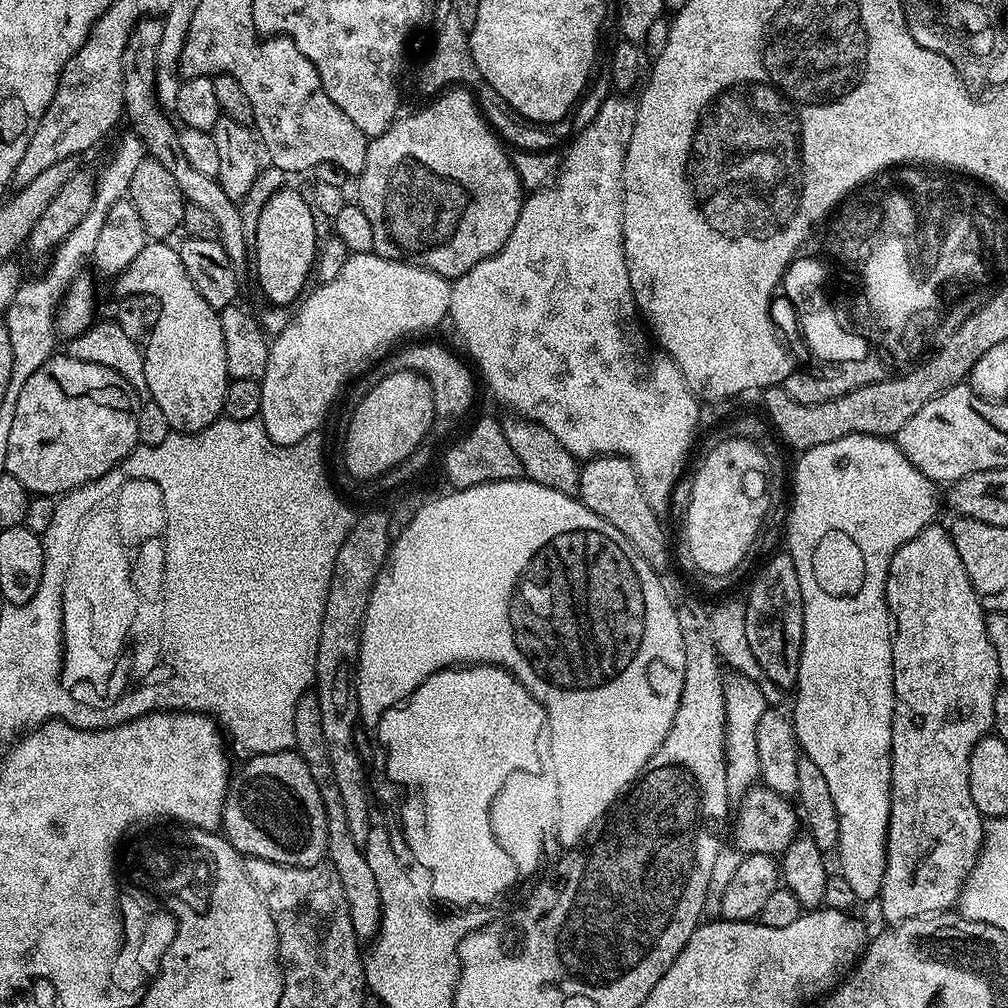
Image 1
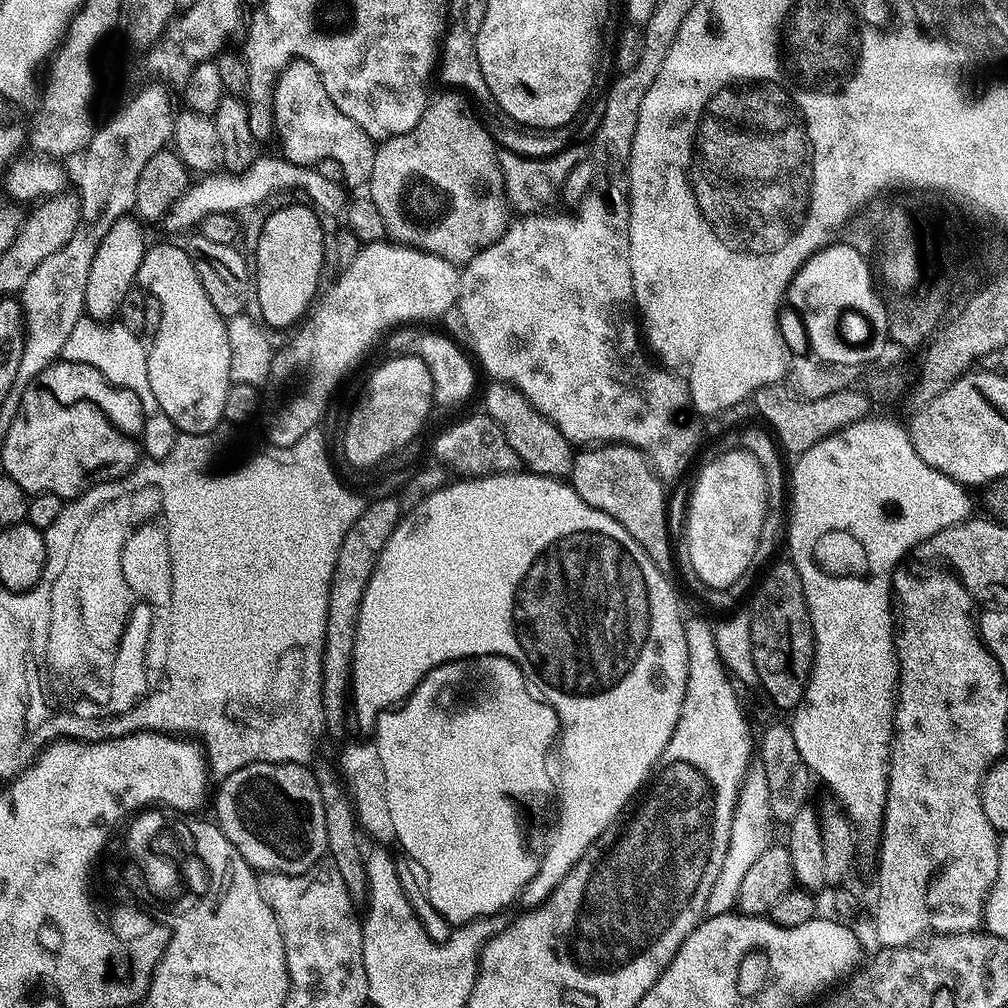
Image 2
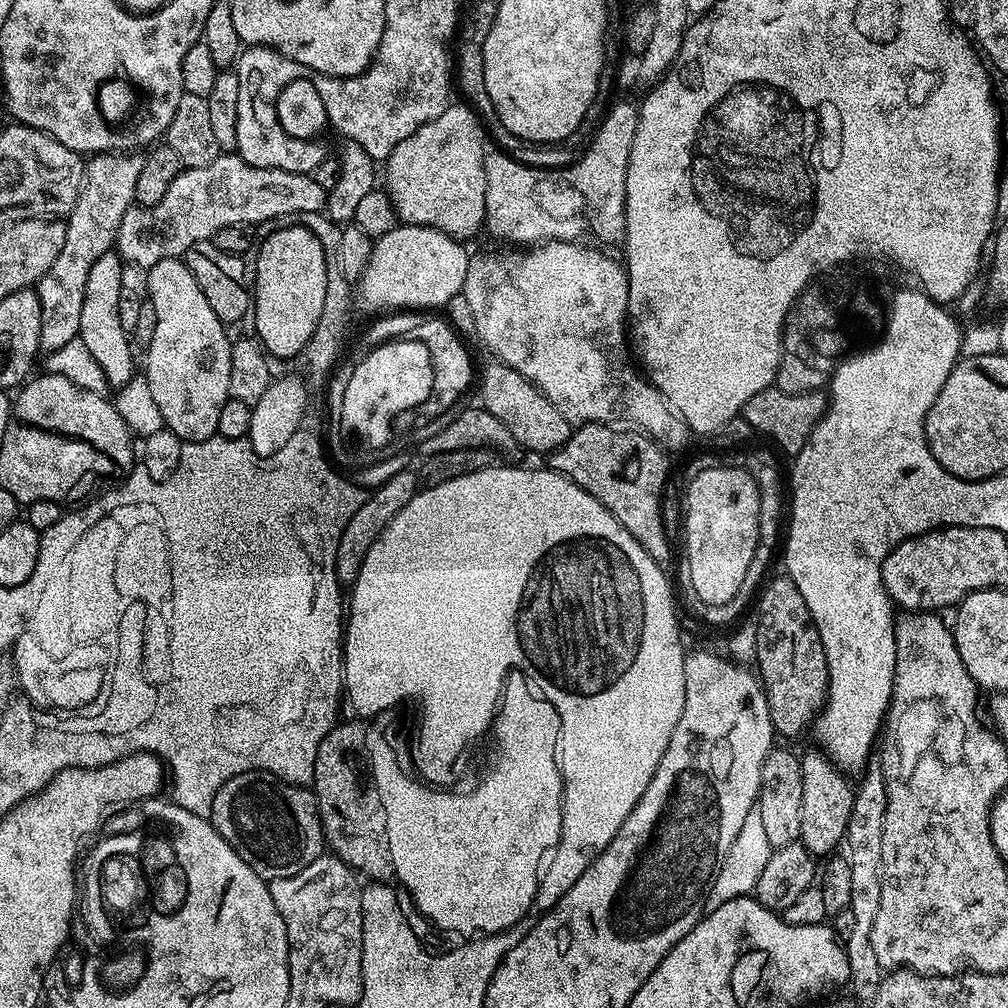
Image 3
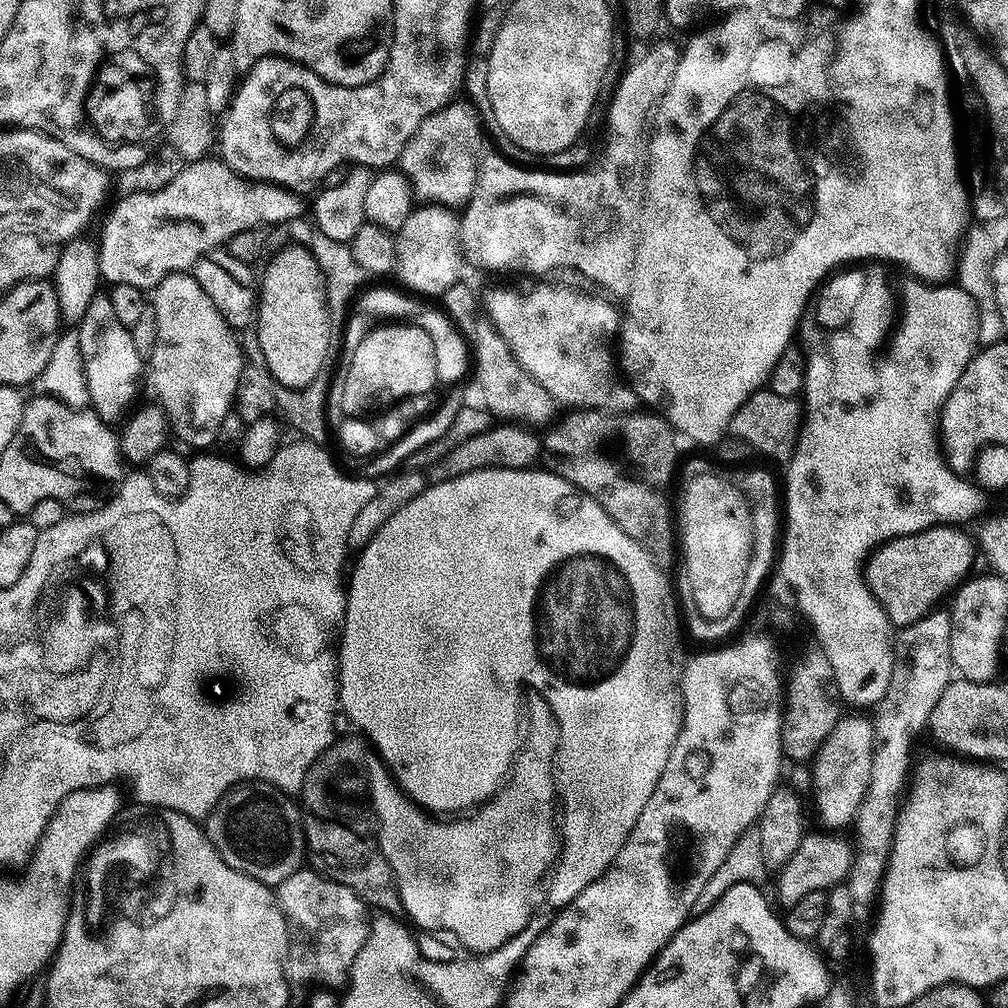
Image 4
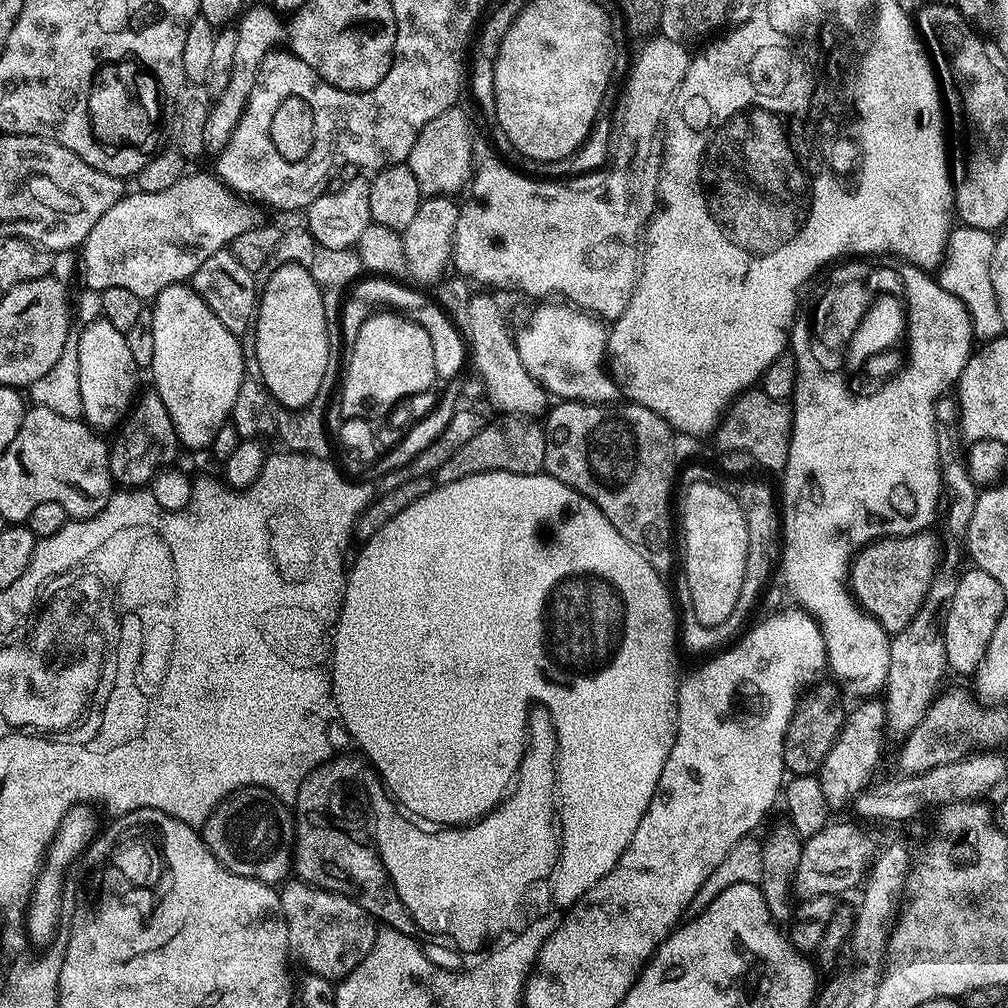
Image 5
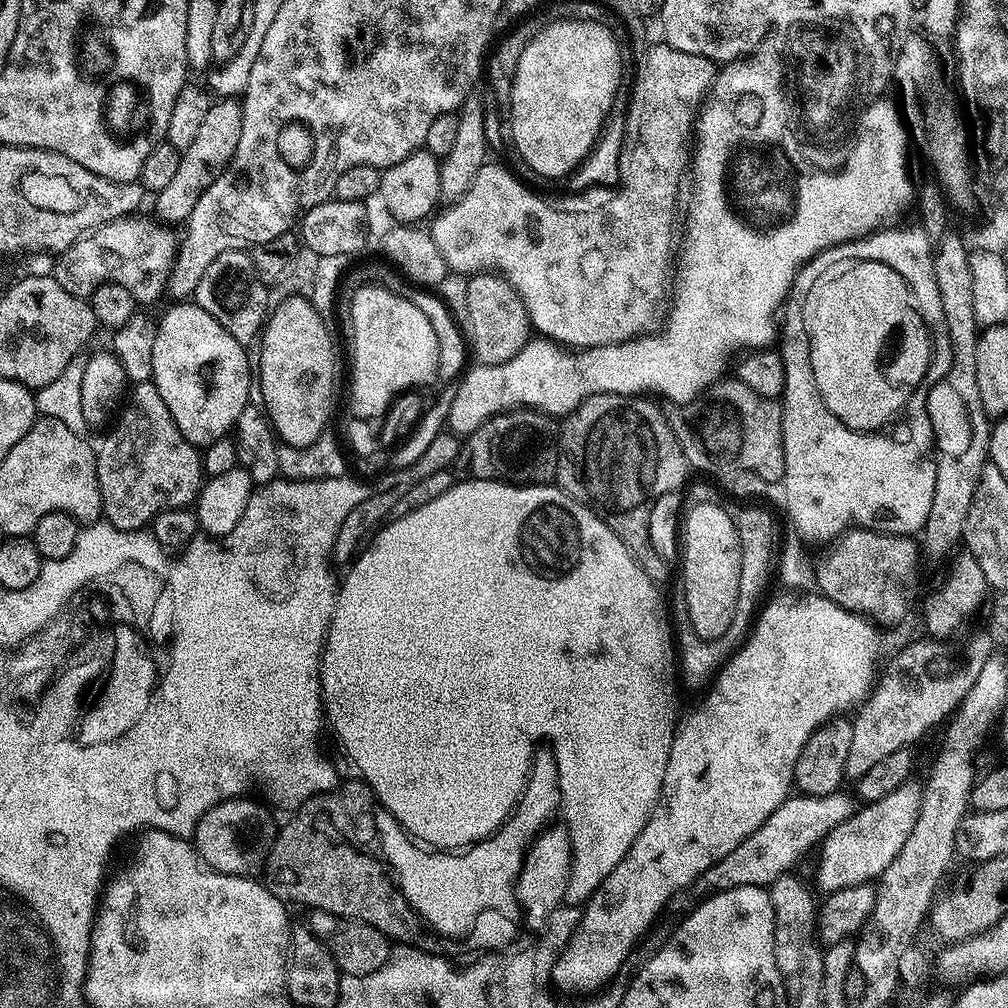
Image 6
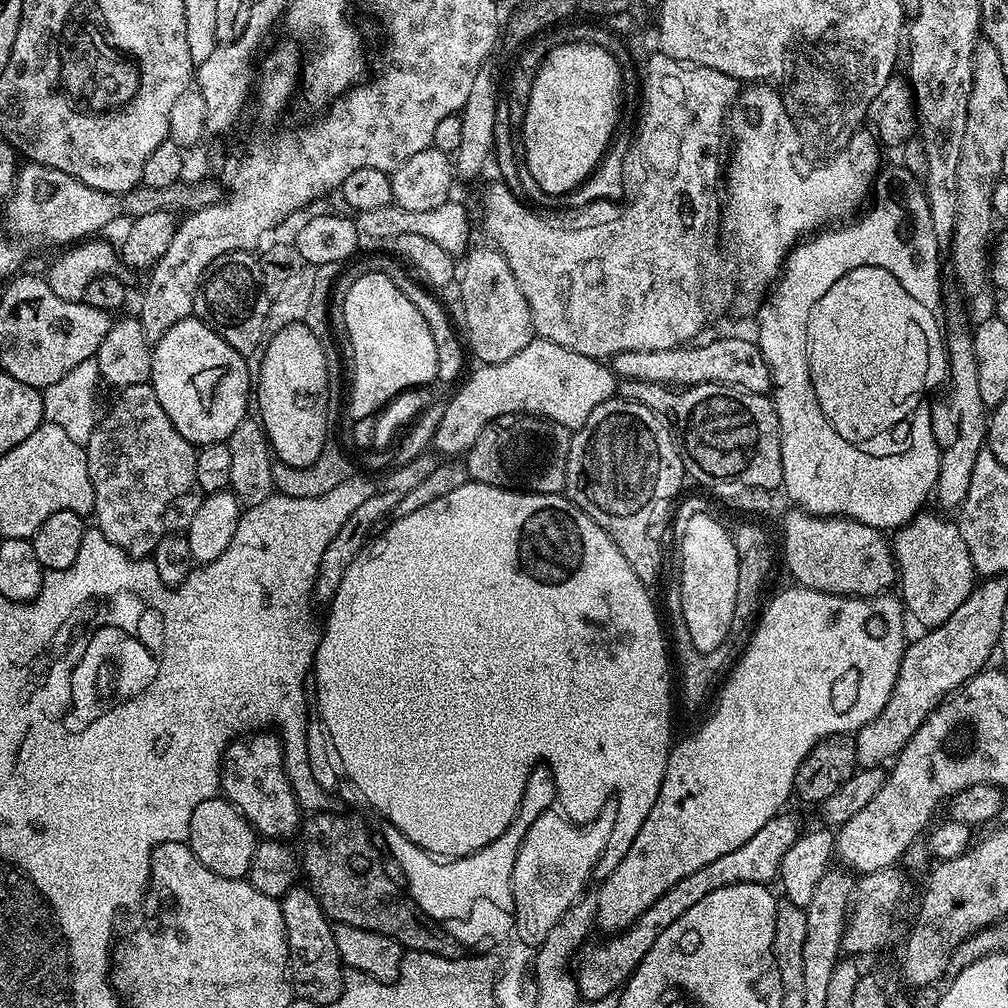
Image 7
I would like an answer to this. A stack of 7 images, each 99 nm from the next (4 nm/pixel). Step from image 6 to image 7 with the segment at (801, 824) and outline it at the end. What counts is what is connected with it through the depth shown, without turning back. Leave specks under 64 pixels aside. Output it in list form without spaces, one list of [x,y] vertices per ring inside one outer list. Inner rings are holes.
[[[788,810],[781,811],[779,816],[770,818],[770,822],[766,822],[766,826],[762,826],[762,830],[754,834],[754,838],[742,842],[738,850],[730,850],[730,854],[722,854],[722,858],[702,866],[702,870],[686,874],[682,882],[674,882],[674,886],[670,886],[670,890],[666,890],[666,894],[662,894],[662,898],[658,898],[658,902],[654,902],[654,906],[643,912],[629,928],[609,935],[604,941],[596,940],[588,945],[585,943],[574,960],[577,993],[585,1000],[606,998],[608,994],[615,993],[642,962],[650,946],[658,942],[658,934],[662,934],[666,926],[678,922],[678,918],[682,918],[682,914],[686,914],[690,906],[702,902],[706,894],[714,894],[714,890],[722,890],[735,884],[767,885],[772,882],[768,880],[775,881],[780,874],[782,858],[786,857],[786,852],[799,839],[801,833],[799,818],[791,816]]]

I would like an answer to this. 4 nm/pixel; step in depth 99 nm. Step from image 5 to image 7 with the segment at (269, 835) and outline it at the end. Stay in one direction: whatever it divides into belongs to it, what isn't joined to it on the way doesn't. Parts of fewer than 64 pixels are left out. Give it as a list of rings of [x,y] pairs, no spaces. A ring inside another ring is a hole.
[[[213,798],[201,802],[190,814],[190,830],[186,841],[192,853],[206,866],[222,878],[239,880],[247,877],[250,862],[256,853],[258,833],[251,822],[240,813],[227,798]]]

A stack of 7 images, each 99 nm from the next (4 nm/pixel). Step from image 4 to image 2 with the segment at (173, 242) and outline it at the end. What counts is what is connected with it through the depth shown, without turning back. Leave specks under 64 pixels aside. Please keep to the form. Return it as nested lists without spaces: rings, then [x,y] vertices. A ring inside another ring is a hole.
[[[261,155],[256,163],[241,172],[217,170],[201,175],[197,180],[200,180],[197,184],[196,181],[189,183],[187,190],[165,214],[162,227],[166,231],[184,232],[187,228],[195,229],[210,214],[241,214],[240,212],[246,211],[247,208],[256,208],[260,204],[260,192],[264,196],[276,196],[279,192],[301,192],[305,196],[301,197],[315,208],[317,213],[325,212],[337,217],[345,211],[350,200],[344,184],[329,182],[323,174],[318,174],[314,166],[292,164],[283,158],[275,160],[272,156]]]

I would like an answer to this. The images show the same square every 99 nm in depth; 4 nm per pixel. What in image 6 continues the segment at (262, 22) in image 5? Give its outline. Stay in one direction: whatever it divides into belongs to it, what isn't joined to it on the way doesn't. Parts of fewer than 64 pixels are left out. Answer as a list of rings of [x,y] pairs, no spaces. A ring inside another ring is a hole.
[[[220,98],[212,103],[210,110],[206,110],[206,119],[202,121],[194,142],[190,142],[190,146],[181,151],[173,180],[161,192],[155,193],[155,215],[161,221],[172,224],[178,220],[187,221],[198,198],[202,198],[206,189],[228,168],[228,163],[234,158],[234,150],[238,150],[238,138],[242,138],[243,109],[243,103],[239,99]]]

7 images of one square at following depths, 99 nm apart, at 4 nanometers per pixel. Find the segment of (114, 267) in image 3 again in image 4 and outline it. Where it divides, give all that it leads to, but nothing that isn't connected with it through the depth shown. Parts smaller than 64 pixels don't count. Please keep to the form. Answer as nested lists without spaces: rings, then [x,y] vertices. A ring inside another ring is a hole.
[[[97,294],[86,306],[86,314],[78,325],[78,335],[91,409],[105,423],[114,424],[118,417],[117,422],[127,413],[126,408],[136,394],[143,357],[137,354],[131,331],[118,322],[114,305],[106,294]]]

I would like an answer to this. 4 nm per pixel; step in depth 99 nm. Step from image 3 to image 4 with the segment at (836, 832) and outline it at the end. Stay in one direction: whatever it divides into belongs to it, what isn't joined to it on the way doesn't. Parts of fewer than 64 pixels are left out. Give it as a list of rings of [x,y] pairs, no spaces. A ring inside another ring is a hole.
[[[864,714],[852,715],[856,716],[841,715],[834,730],[830,730],[830,734],[810,761],[816,816],[828,830],[844,830],[840,828],[846,827],[847,824],[849,827],[855,821],[870,782],[870,762],[874,747],[872,721]]]

